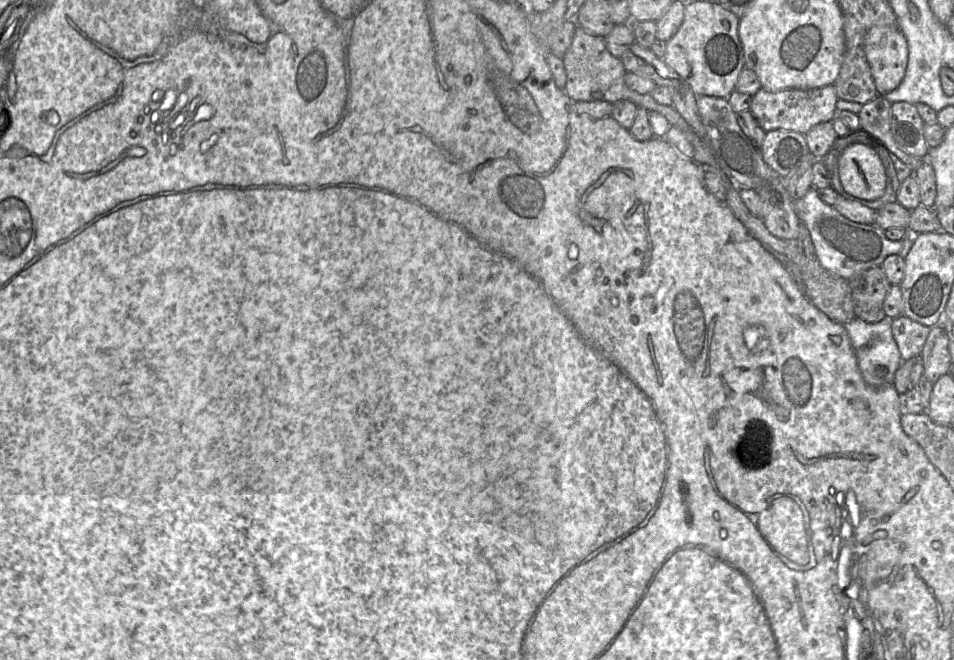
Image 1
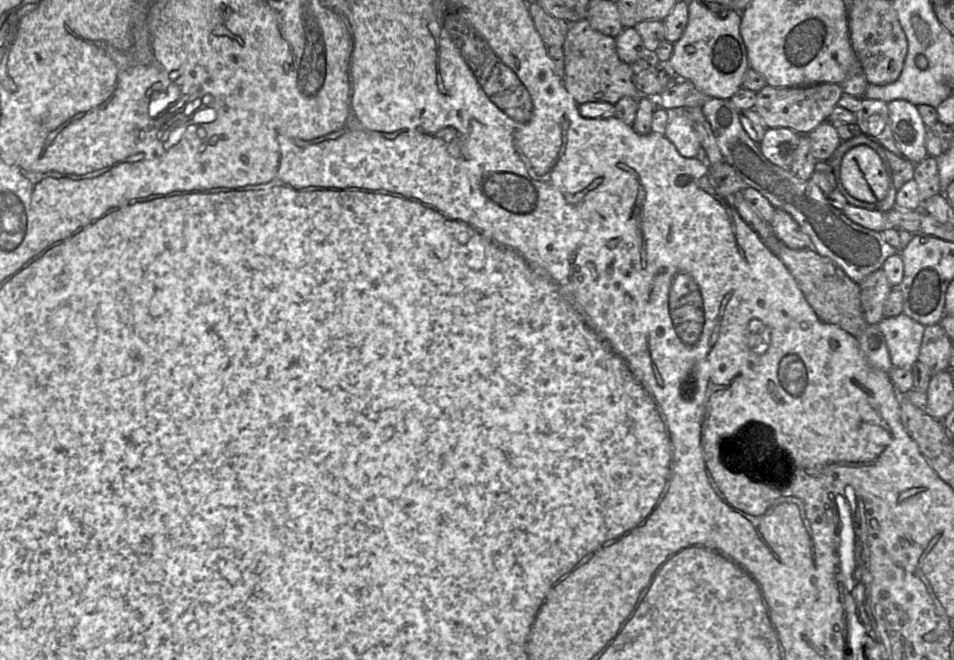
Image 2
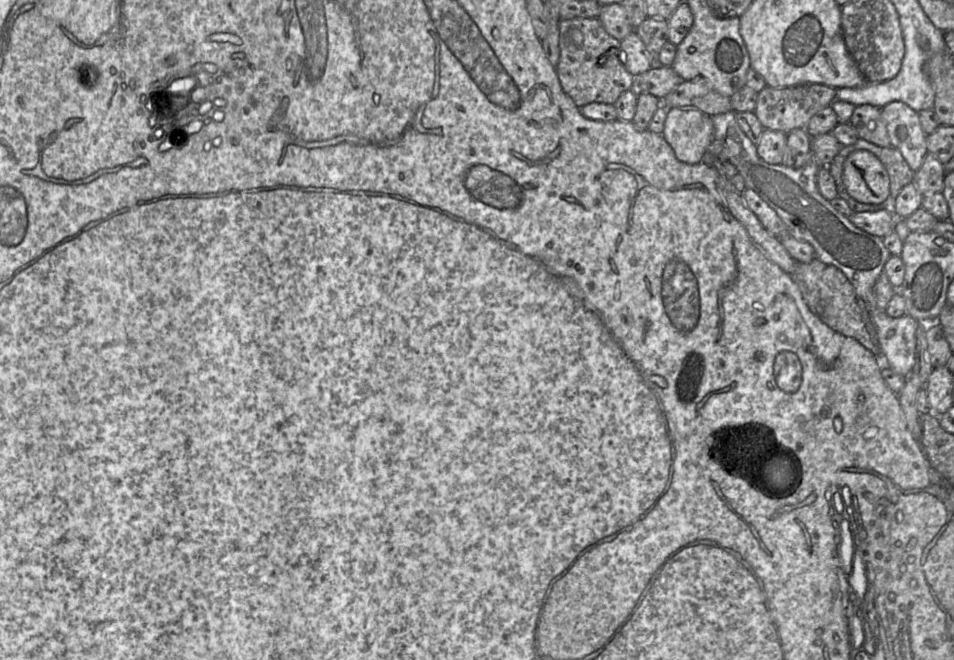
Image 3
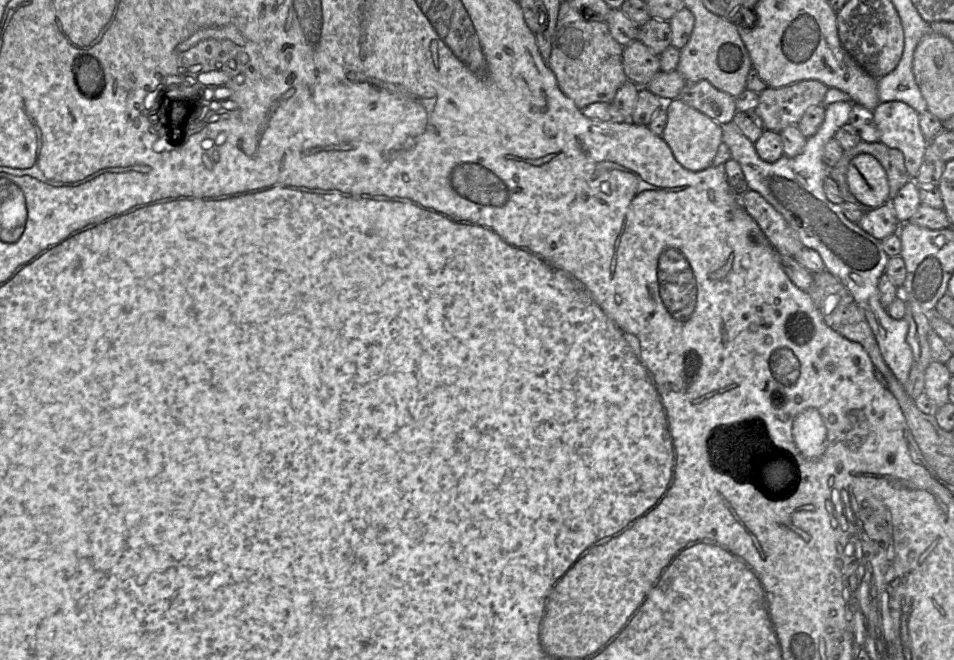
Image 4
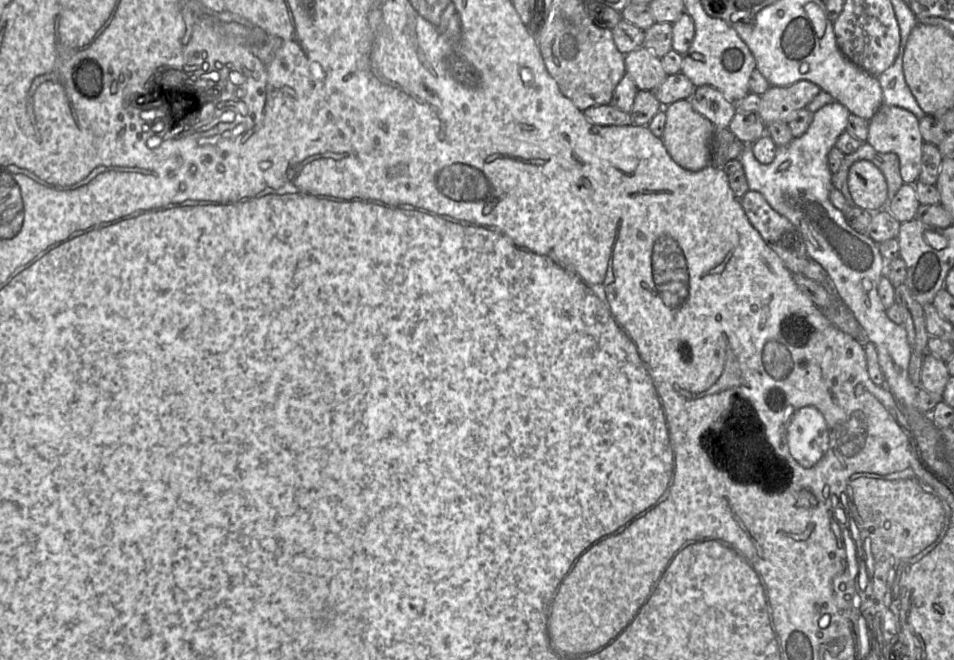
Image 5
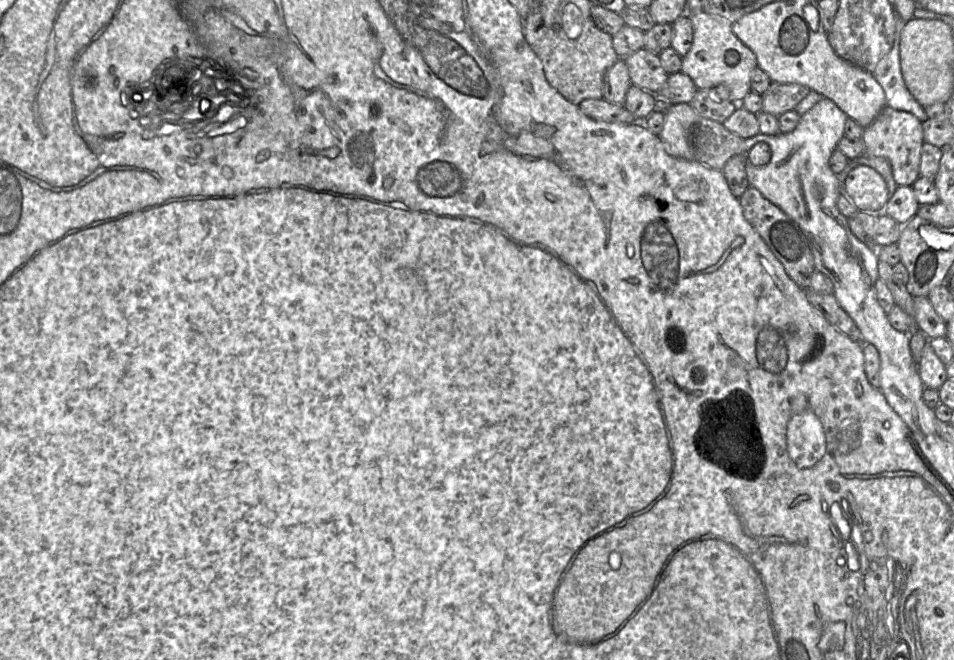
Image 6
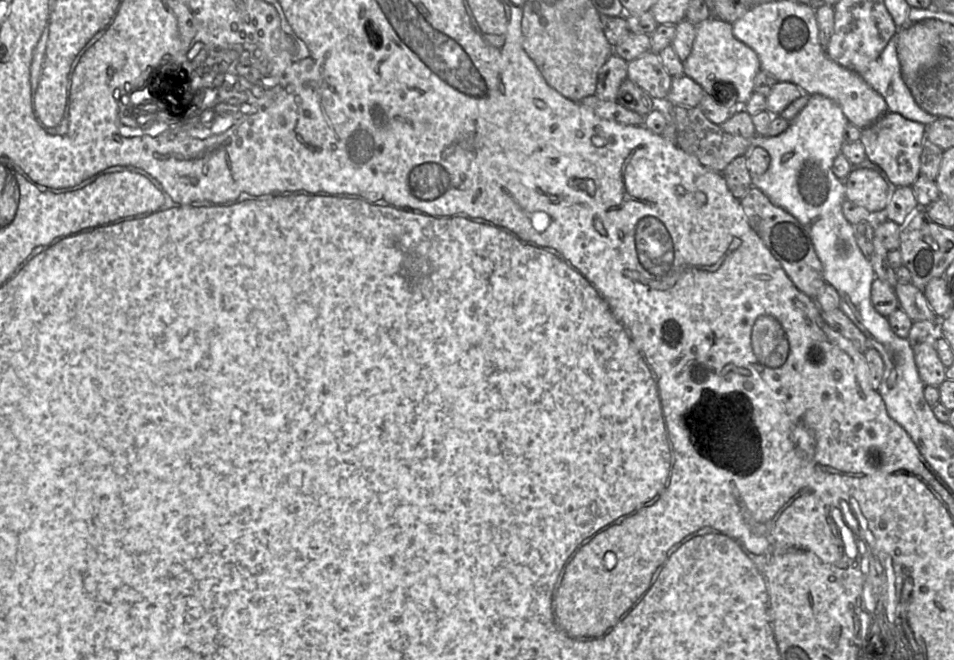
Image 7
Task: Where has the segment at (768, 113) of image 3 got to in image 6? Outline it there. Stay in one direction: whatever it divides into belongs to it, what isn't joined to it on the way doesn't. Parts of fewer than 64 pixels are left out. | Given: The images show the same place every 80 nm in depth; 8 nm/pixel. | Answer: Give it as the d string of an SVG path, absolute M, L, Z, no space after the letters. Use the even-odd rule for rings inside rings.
M771 83L762 96L762 112L776 117L793 110L811 90L797 83Z

